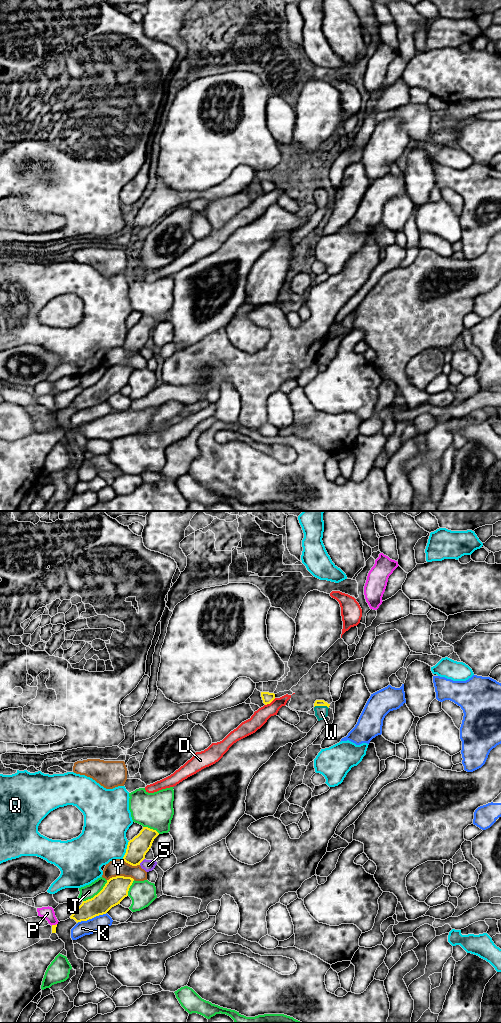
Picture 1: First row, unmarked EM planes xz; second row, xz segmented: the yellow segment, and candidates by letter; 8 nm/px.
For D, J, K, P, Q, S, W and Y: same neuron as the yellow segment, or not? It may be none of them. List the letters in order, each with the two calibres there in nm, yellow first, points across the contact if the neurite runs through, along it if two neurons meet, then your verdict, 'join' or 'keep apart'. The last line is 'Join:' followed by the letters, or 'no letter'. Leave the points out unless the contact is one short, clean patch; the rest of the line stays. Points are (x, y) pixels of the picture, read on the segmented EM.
D: calibres 90 and 120 nm; keep apart
J: calibres 190 and 110 nm; keep apart
K: calibres 180 and 120 nm; keep apart
P: calibres 30 and 100 nm; keep apart
Q: calibres 160 and 360 nm; keep apart
S: calibres 160 and 100 nm; border xz (144, 858), (139, 864); keep apart
W: calibres 50 and 110 nm; way xz (318, 702), (321, 705), (321, 712); join
Y: calibres 190 and 140 nm; border xz (134, 879), (128, 876), (112, 876), (107, 880); keep apart
Join: W

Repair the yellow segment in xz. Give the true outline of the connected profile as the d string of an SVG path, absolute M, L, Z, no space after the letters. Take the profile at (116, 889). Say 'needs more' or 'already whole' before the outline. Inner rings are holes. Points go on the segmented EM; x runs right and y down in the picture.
already whole; M124 876L110 878L103 889L93 898L83 901L70 918L78 923L106 914L128 896L133 881L133 878Z

